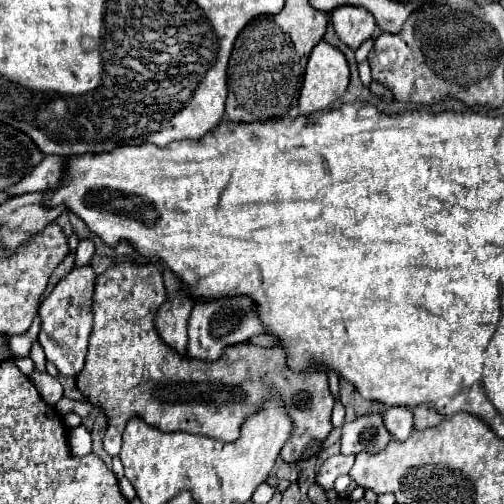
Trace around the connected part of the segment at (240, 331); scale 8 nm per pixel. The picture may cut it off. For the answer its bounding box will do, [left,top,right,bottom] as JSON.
[187,297,265,361]

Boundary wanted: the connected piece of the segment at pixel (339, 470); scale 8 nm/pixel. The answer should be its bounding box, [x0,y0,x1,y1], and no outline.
[315,453,355,491]

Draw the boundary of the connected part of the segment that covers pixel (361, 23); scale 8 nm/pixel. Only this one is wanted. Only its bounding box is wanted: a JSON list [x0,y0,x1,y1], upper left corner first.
[331,5,377,49]

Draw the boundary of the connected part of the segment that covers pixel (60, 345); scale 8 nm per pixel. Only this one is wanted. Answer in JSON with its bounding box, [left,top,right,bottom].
[39,265,95,377]

